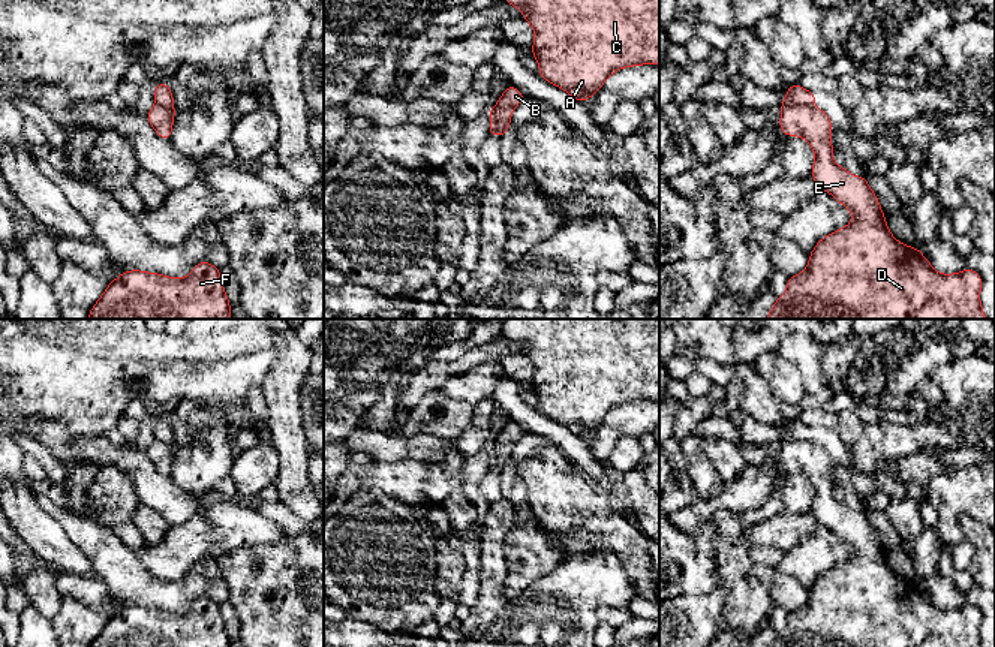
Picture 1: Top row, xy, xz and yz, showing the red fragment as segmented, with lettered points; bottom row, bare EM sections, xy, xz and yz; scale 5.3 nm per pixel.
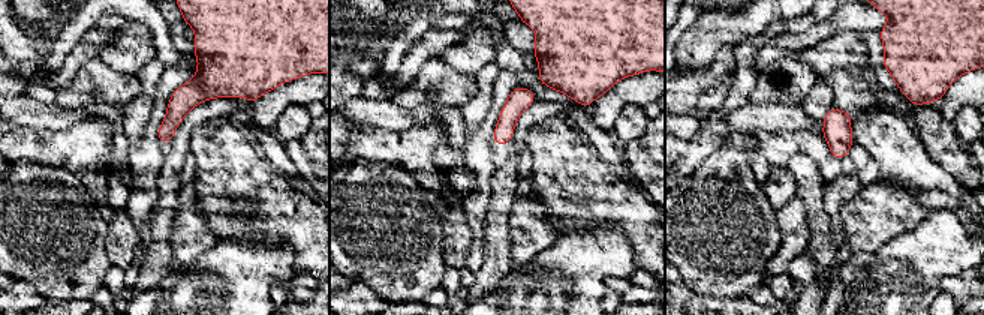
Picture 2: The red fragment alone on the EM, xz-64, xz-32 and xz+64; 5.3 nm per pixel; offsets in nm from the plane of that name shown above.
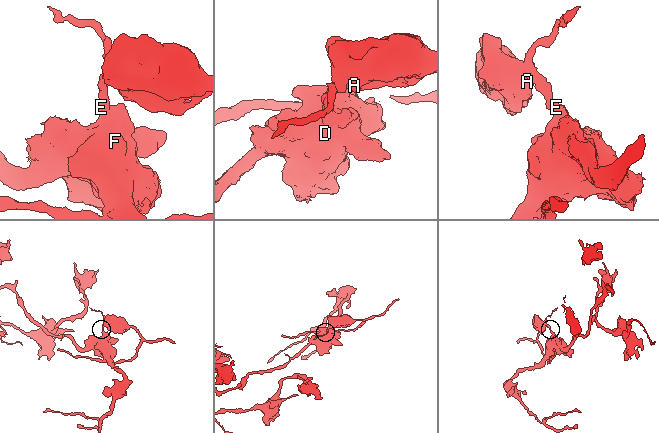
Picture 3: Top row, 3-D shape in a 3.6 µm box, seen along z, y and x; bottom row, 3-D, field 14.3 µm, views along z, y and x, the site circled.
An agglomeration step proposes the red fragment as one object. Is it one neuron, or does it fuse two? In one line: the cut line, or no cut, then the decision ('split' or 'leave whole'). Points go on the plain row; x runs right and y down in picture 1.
cut yz (782, 439), (805, 439), (811, 442); split

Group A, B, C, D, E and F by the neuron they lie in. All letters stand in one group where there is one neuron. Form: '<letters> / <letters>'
A B C / D E F

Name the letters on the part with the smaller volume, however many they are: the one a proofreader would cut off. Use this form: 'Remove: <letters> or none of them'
Remove: A, B, C

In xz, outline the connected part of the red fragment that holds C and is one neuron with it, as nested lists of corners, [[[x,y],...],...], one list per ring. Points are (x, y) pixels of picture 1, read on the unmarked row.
[[[503,319],[502,335],[521,346],[523,353],[535,367],[530,388],[538,397],[538,410],[583,439],[599,427],[605,415],[619,404],[659,398],[659,319]]]

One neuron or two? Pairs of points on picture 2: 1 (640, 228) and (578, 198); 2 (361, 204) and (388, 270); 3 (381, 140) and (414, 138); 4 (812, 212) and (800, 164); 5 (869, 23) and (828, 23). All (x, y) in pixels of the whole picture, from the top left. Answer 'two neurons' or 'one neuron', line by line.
1: one neuron
2: one neuron
3: one neuron
4: one neuron
5: one neuron

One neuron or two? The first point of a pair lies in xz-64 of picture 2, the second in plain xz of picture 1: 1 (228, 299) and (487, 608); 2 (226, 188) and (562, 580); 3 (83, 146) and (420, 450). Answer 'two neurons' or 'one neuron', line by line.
1: two neurons
2: two neurons
3: two neurons

